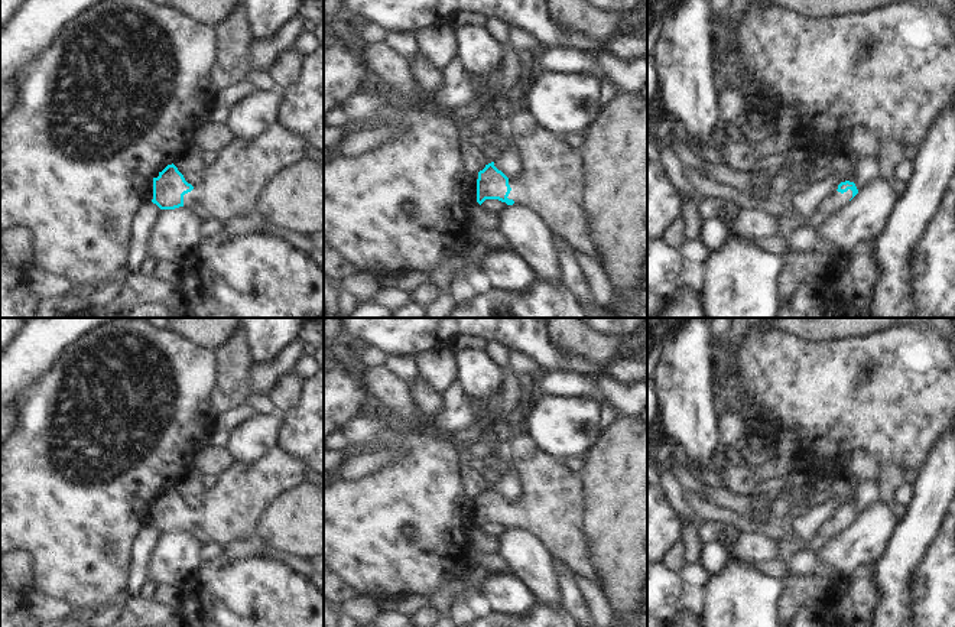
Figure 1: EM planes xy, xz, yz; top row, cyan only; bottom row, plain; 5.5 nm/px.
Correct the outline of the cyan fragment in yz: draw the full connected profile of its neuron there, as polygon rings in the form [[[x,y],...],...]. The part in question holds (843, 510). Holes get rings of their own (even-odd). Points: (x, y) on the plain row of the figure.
[[[845,504],[838,509],[838,513],[825,523],[822,530],[809,542],[809,549],[815,550],[821,543],[826,542],[832,535],[847,529],[851,522],[858,517],[854,506]]]

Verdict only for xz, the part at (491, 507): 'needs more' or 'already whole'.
needs more

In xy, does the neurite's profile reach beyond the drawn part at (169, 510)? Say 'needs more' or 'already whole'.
needs more

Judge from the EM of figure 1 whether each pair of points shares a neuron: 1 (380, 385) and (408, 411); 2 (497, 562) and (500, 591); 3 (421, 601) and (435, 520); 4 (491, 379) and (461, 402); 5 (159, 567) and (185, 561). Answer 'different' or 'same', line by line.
1: same
2: different
3: different
4: different
5: same

